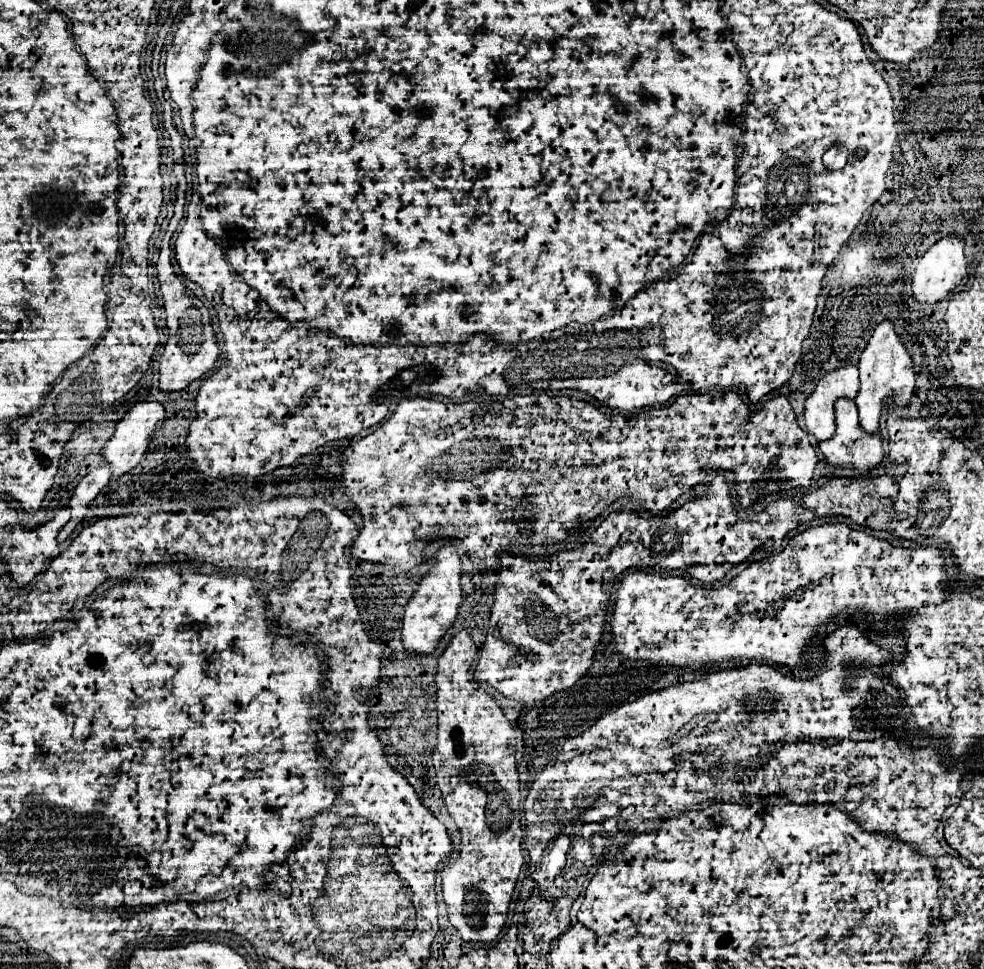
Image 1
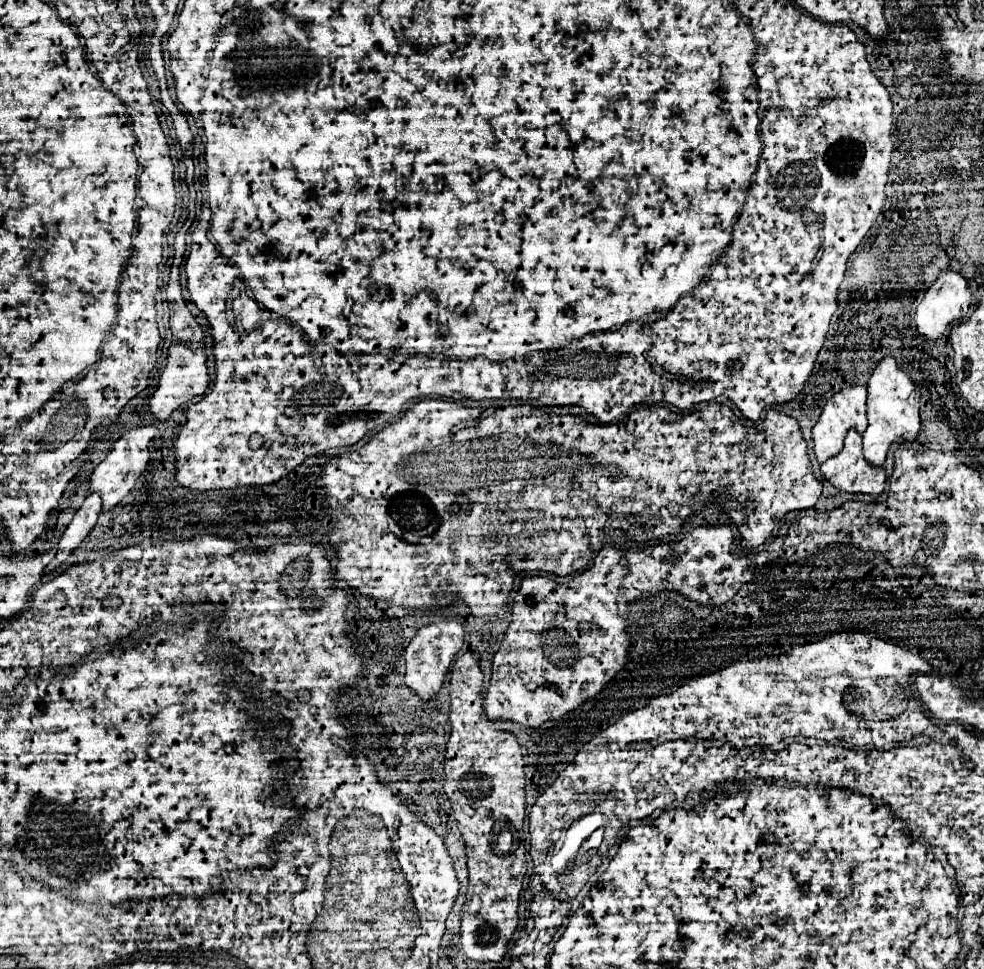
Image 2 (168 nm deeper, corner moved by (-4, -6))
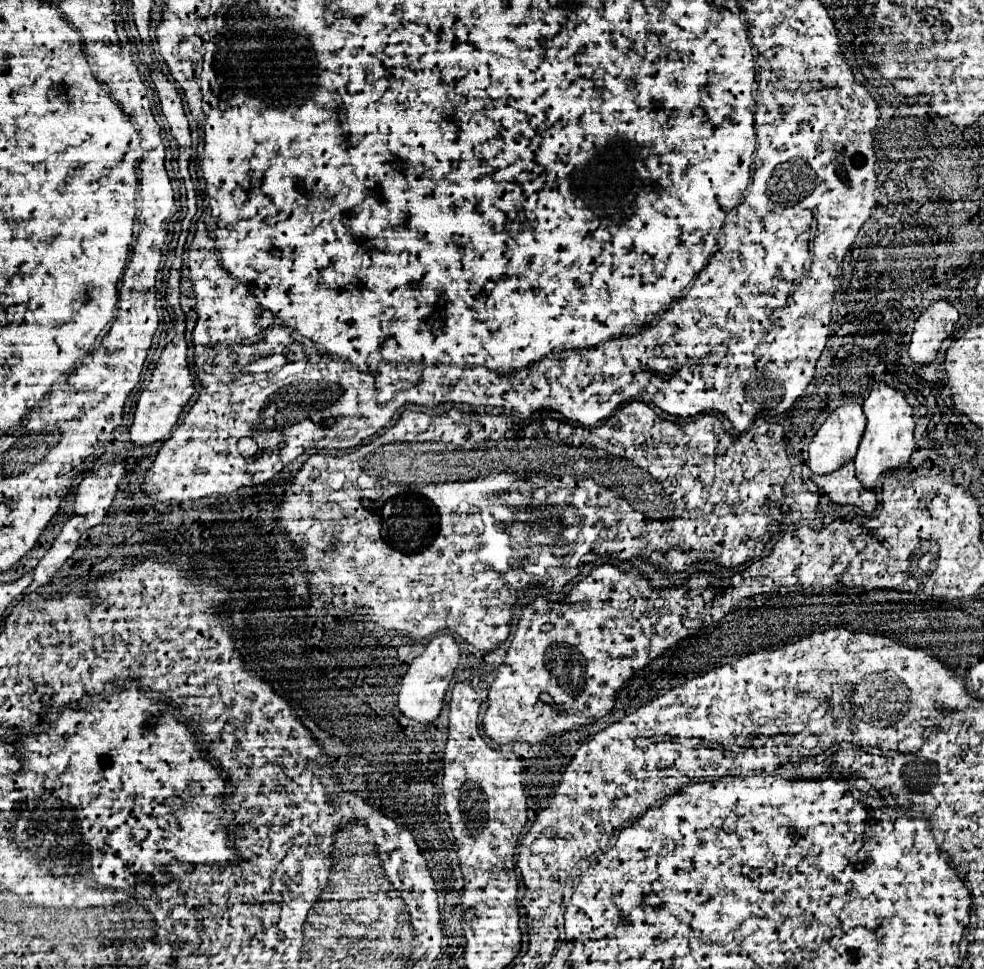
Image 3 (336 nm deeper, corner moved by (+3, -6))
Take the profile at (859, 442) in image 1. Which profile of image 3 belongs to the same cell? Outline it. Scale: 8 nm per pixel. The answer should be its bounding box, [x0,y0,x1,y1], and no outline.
[812,461,876,513]

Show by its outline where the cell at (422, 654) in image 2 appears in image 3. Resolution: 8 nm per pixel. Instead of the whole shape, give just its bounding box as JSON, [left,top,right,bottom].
[398,635,460,725]

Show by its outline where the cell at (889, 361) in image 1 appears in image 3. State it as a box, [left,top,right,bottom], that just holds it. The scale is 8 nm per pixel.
[854,383,914,489]

